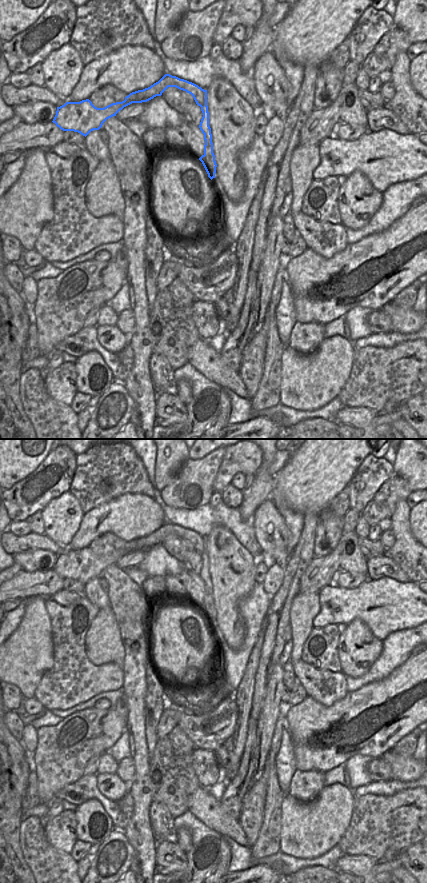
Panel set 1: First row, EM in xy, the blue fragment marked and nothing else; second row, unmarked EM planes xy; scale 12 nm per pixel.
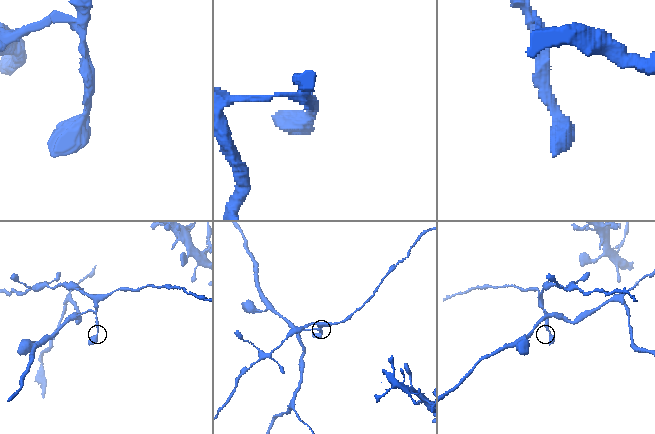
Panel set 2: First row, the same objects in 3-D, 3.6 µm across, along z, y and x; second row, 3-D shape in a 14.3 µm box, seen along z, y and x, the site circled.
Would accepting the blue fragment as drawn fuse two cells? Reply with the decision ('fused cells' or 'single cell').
fused cells

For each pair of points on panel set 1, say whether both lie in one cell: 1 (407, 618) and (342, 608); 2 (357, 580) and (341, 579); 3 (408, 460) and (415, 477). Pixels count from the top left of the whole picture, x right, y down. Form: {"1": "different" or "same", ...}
{"1": "same", "2": "same", "3": "same"}

